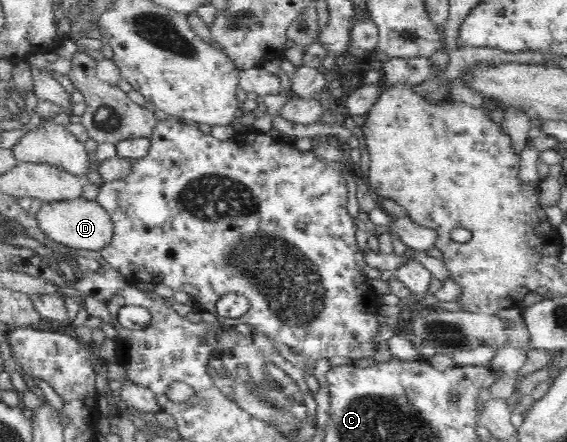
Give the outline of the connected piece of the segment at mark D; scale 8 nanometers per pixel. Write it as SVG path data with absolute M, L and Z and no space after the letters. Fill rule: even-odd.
M82 196L69 201L42 203L35 214L37 225L50 241L75 250L100 251L112 242L112 221L109 214L94 200Z

